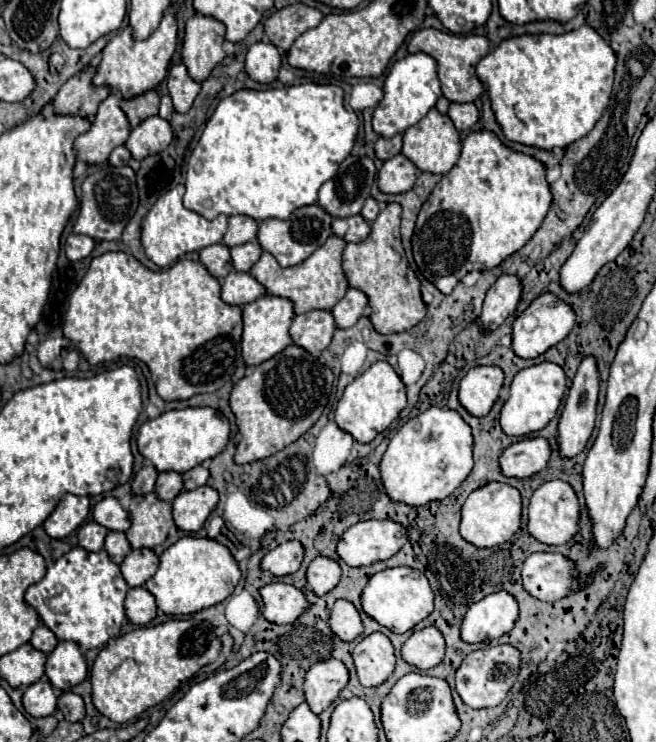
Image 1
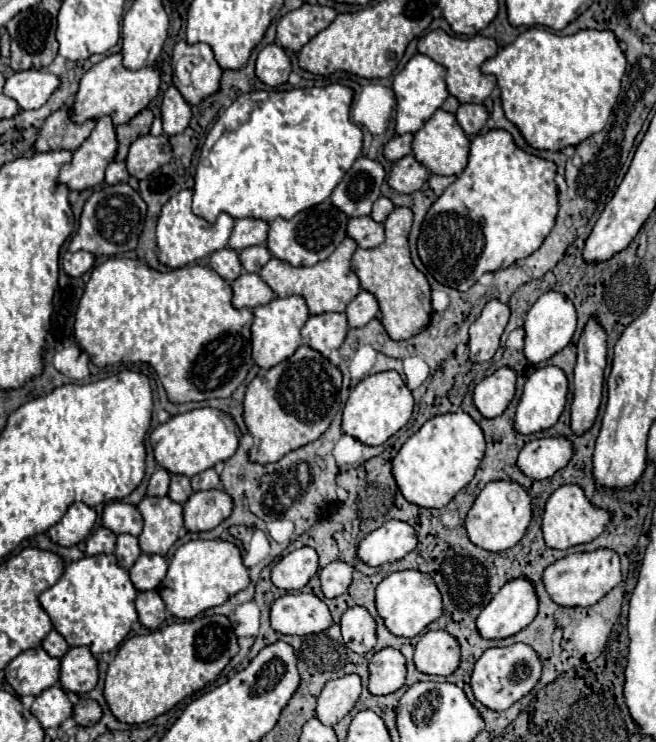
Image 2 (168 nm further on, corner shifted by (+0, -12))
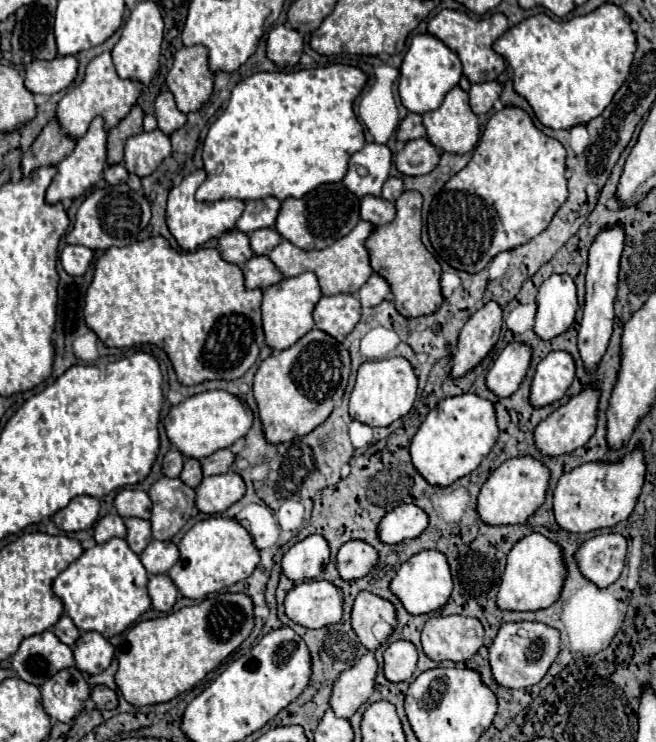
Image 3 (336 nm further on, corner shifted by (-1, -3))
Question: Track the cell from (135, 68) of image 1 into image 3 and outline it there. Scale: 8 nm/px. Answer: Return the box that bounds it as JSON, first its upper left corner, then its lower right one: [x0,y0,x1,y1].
[56,53,142,139]

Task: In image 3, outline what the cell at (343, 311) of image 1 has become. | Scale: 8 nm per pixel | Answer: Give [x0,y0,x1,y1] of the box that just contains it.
[358,275,390,307]

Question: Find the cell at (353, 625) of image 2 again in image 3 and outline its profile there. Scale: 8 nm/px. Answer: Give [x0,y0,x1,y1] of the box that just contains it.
[352,591,396,651]

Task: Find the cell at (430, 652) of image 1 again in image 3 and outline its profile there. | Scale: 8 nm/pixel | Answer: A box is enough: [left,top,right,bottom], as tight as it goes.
[422,617,484,661]

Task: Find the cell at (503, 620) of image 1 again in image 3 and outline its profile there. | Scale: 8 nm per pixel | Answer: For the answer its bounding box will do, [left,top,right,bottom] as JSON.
[498,533,566,611]

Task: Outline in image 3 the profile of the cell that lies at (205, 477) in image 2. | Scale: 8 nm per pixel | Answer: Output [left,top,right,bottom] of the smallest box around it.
[202,449,236,475]

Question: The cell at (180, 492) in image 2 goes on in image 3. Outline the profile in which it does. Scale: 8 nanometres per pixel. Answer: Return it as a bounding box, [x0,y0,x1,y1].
[180,459,204,487]

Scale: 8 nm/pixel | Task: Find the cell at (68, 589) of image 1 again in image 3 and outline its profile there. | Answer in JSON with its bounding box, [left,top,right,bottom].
[54,539,148,637]

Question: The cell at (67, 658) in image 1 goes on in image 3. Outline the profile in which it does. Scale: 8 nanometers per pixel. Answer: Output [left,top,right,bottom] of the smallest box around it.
[74,631,114,673]

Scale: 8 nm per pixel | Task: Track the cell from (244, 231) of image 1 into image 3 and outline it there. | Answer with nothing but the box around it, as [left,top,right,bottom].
[236,197,280,233]

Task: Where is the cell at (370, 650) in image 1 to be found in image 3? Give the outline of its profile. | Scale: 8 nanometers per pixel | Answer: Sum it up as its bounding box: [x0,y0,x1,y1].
[384,641,418,683]

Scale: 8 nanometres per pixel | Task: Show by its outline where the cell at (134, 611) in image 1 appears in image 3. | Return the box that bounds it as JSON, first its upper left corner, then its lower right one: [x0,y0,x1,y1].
[148,575,178,611]

